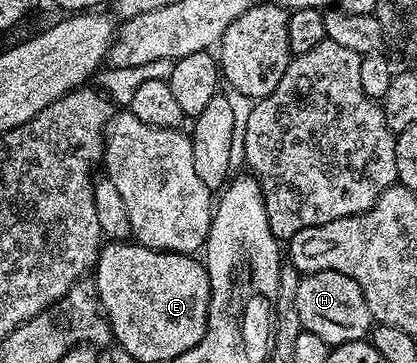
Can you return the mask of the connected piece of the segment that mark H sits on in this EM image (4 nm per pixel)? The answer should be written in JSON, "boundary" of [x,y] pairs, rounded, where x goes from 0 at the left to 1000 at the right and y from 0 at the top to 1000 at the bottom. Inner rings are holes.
{"boundary":[[[770,744],[719,758],[712,788],[712,876],[722,876],[729,915],[760,920],[760,931],[770,931],[770,942],[789,953],[835,948],[849,937],[880,937],[894,901],[894,873],[875,832],[875,810],[866,810],[866,788],[856,788],[847,766],[808,744]]]}

